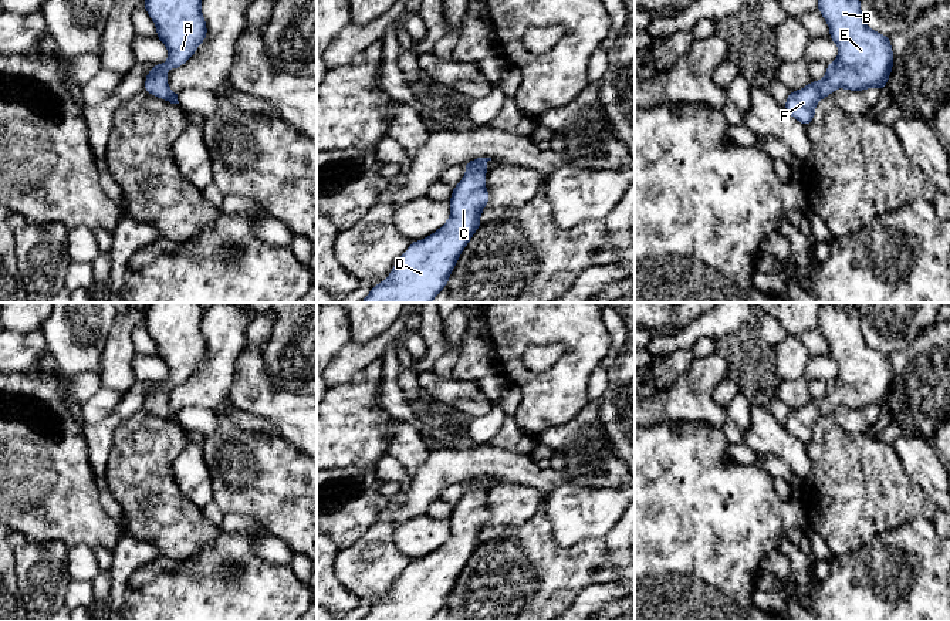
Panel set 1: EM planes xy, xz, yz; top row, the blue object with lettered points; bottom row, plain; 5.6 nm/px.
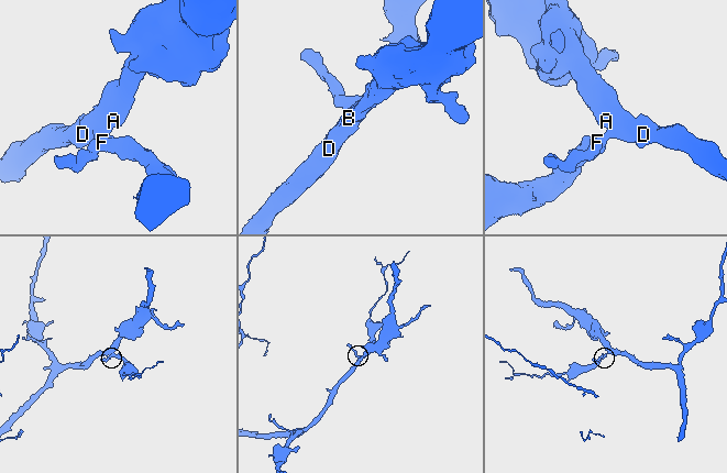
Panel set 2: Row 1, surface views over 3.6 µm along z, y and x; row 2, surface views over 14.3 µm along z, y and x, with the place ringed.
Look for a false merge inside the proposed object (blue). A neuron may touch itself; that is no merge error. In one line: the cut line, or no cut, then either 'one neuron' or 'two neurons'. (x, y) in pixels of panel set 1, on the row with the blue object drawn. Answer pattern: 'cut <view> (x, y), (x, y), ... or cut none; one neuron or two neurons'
cut none; one neuron

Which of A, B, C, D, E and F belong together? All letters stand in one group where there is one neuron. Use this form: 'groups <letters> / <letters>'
groups A B C D E F

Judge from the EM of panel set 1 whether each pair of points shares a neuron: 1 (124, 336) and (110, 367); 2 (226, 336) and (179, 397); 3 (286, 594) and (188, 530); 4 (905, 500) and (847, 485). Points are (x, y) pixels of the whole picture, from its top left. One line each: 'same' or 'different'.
1: same
2: same
3: different
4: same

